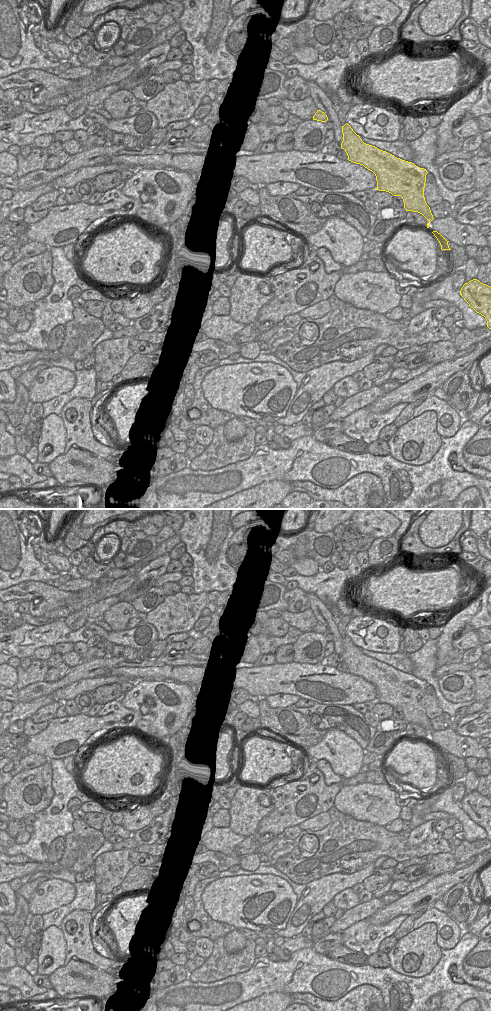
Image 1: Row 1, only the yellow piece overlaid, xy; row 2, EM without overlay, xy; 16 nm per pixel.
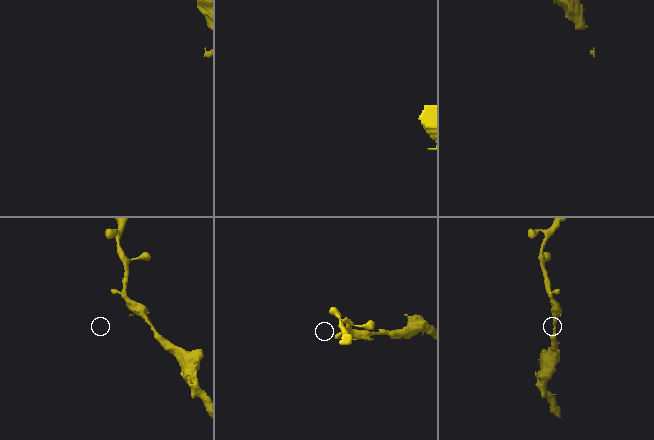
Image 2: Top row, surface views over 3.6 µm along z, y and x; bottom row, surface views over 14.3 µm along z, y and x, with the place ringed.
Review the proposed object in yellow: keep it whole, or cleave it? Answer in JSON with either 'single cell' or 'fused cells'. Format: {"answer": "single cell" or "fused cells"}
{"answer": "single cell"}

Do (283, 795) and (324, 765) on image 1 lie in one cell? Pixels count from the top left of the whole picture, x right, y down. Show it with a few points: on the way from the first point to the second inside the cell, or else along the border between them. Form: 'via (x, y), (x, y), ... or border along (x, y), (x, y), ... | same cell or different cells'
border along (317, 767), (327, 785), (339, 782) | different cells

